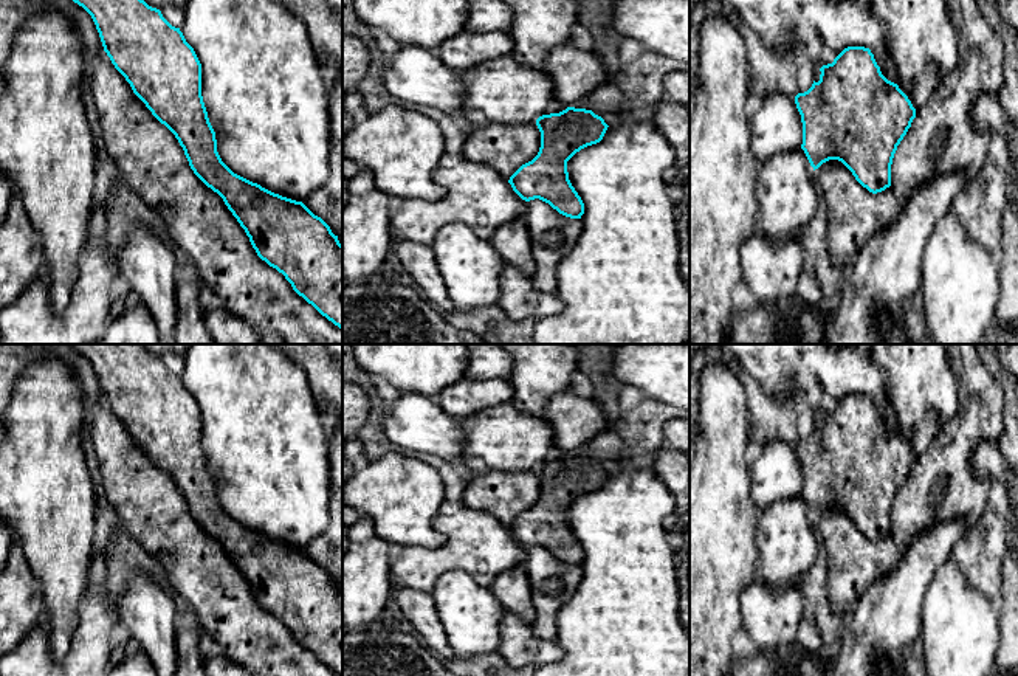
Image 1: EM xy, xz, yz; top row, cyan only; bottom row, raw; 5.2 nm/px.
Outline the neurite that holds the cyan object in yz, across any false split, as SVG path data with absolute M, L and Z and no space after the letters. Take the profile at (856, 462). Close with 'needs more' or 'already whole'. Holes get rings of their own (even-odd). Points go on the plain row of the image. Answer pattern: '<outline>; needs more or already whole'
M848 394L820 419L820 428L795 443L803 470L801 496L827 552L829 602L837 611L848 612L899 558L891 535L891 512L916 456L899 433L882 422L869 395Z; needs more

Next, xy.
M70 344L93 366L104 397L96 403L91 423L91 443L108 505L116 512L118 524L135 538L146 552L160 561L175 591L194 612L198 626L222 648L222 654L245 667L254 676L342 676L342 592L330 574L302 549L274 541L257 530L234 521L217 499L215 479L209 470L201 443L201 411L180 375L172 374L160 357L139 344Z; needs more

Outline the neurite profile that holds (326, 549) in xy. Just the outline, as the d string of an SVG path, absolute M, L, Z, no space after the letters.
M342 422L335 423L335 434L328 440L328 521L302 550L338 583L342 578Z

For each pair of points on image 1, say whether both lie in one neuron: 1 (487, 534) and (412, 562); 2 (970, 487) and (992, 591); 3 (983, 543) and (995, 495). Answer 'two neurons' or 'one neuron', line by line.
1: one neuron
2: two neurons
3: one neuron

